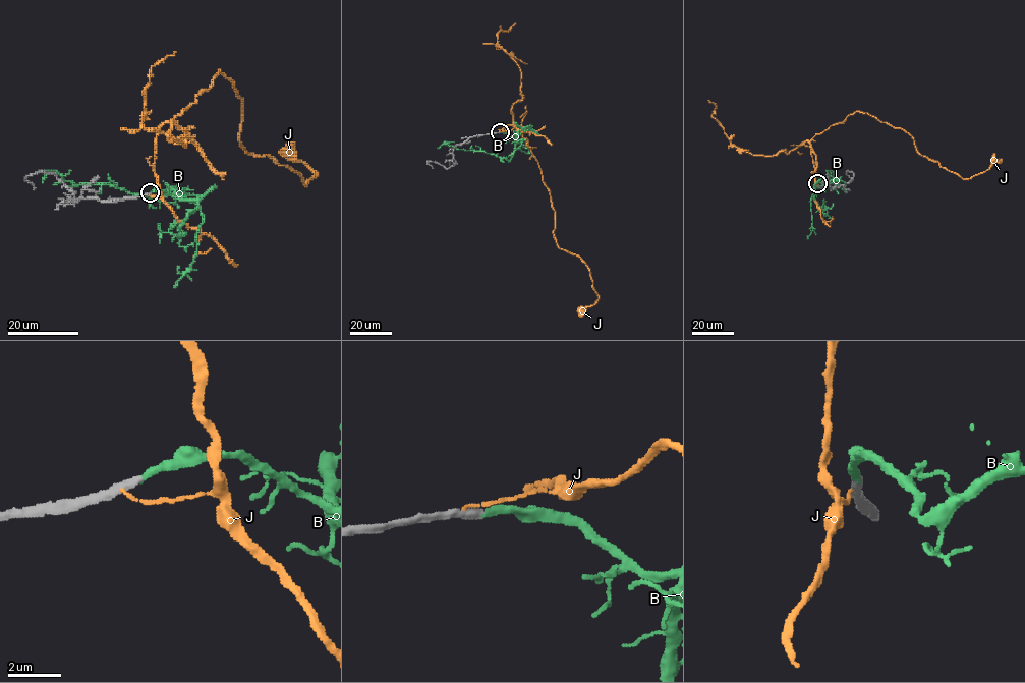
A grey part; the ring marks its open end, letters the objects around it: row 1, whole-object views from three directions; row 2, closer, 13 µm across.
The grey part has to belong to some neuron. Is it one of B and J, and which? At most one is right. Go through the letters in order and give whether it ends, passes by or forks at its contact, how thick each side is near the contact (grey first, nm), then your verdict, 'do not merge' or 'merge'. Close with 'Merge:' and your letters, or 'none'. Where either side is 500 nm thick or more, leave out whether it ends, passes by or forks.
B: it ends | 320/280 nm | merge
J: it ends | 440/110 nm | do not merge
Merge: B

